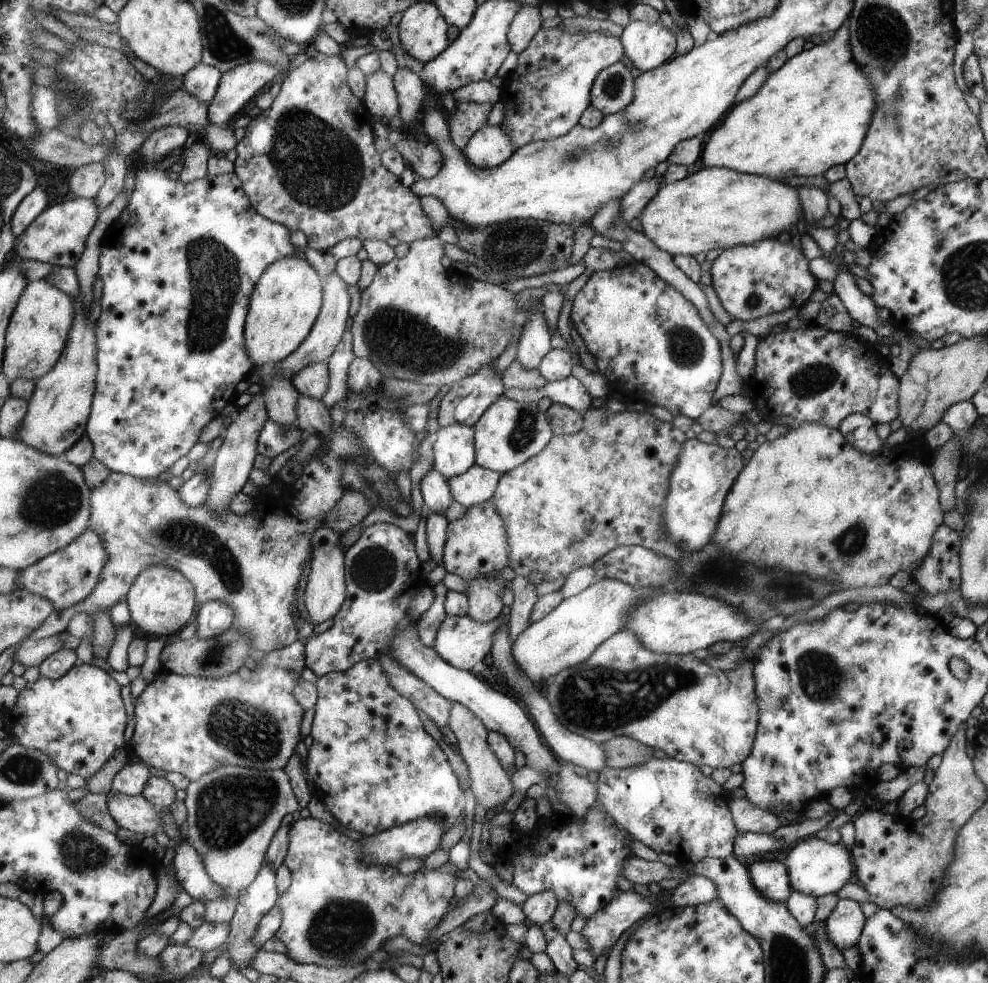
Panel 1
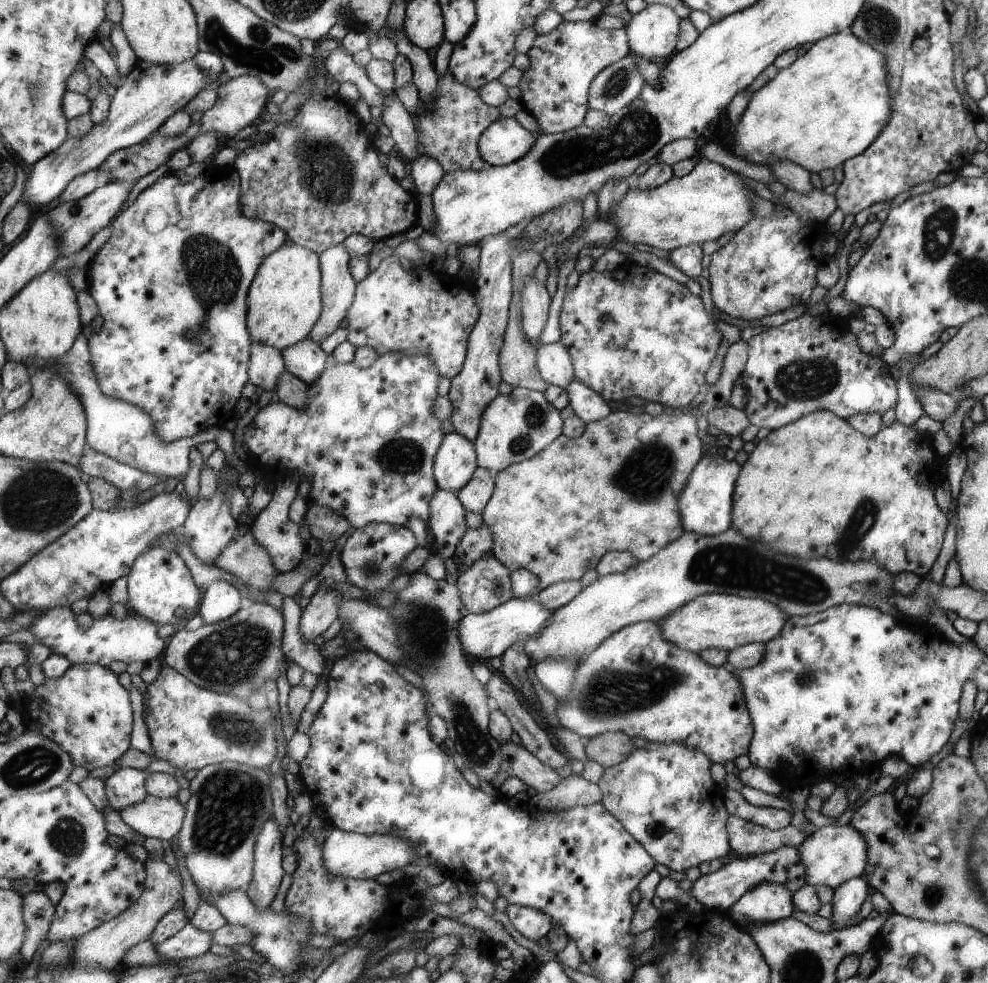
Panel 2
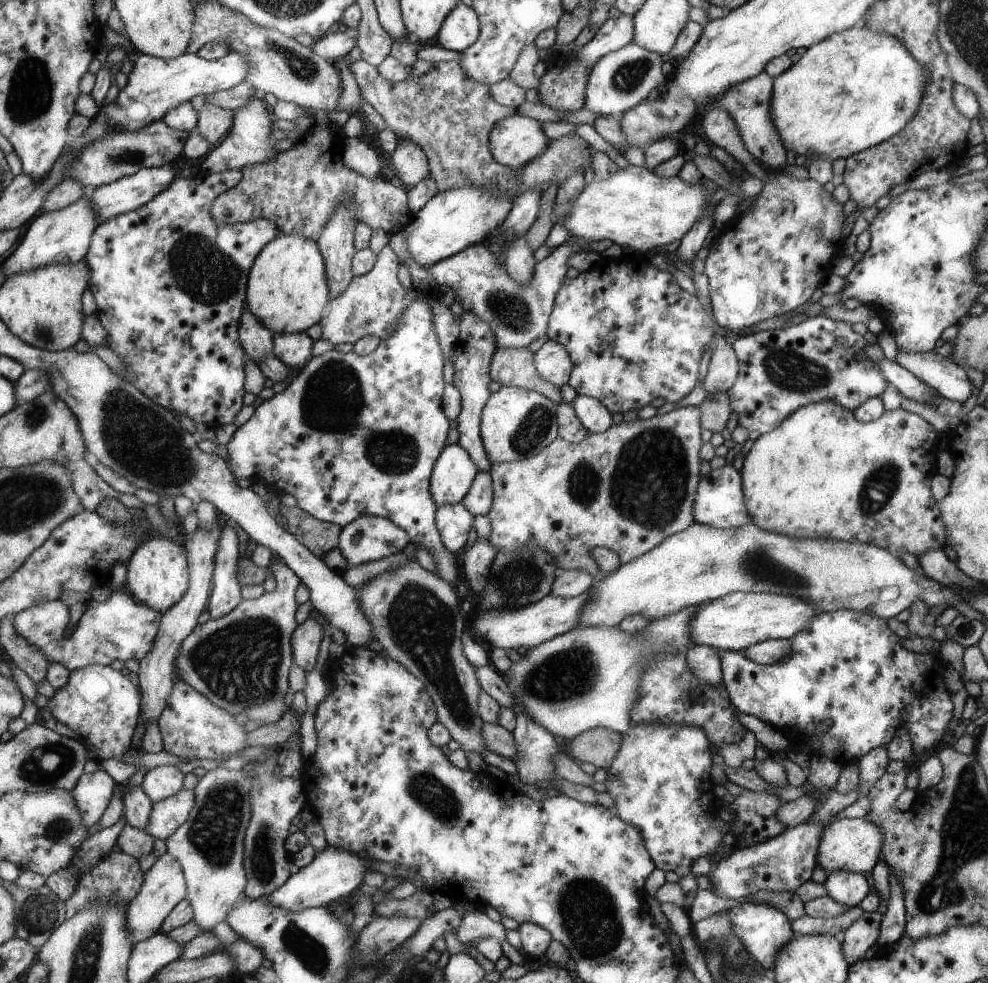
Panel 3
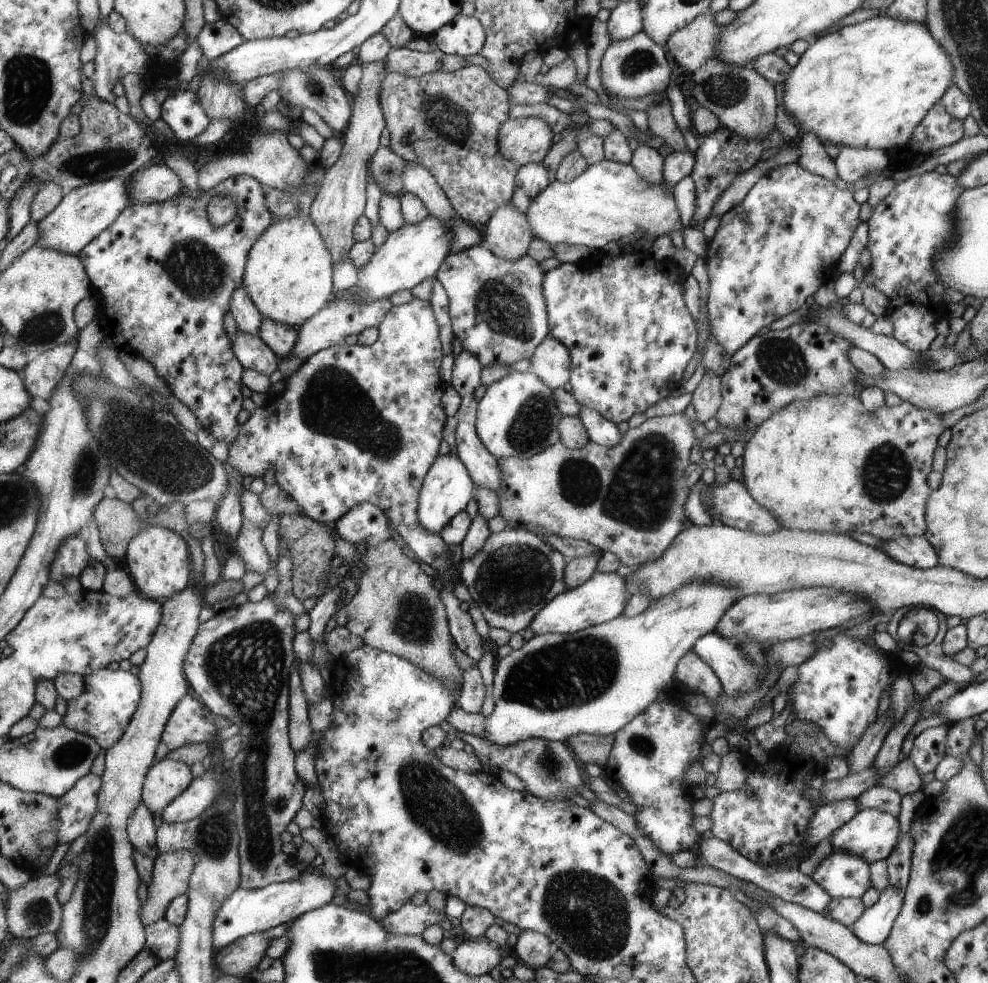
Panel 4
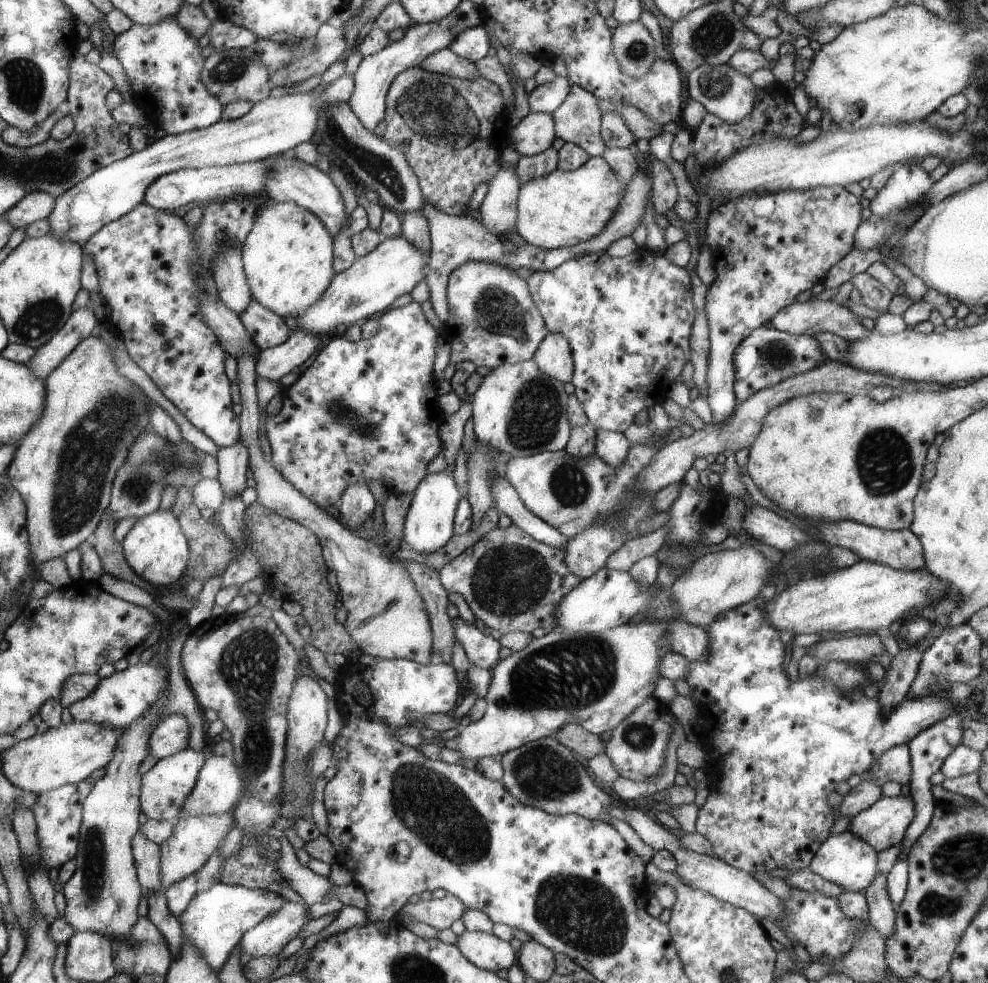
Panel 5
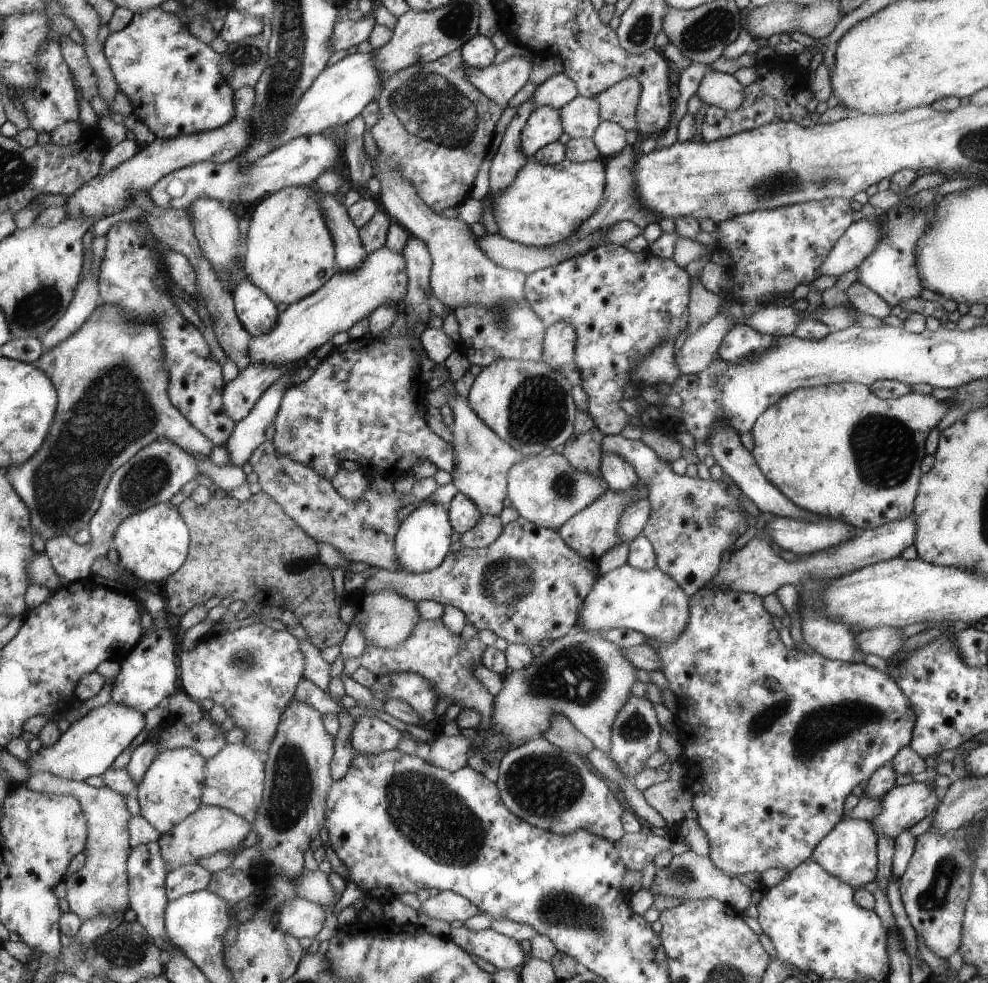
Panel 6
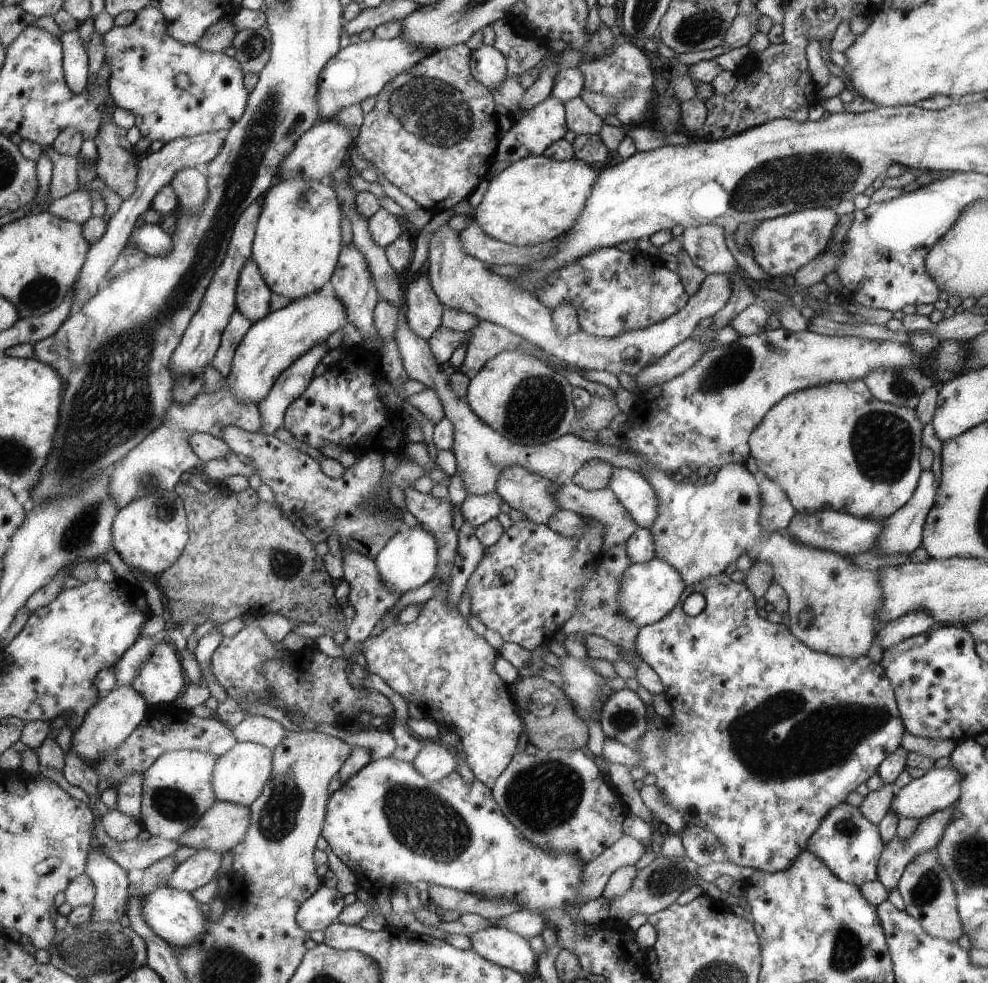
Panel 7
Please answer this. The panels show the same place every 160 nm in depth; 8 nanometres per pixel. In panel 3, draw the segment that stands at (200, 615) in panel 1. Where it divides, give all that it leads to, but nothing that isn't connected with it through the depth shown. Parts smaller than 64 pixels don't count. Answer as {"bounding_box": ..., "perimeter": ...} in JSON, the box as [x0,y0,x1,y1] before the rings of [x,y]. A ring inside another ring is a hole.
{"bounding_box":[207,518,243,619],"perimeter":[[[228,518],[226,521],[227,524],[223,527],[221,541],[217,548],[216,572],[207,609],[212,619],[227,616],[243,602],[242,585],[238,580],[241,540],[237,536],[235,524]]]}

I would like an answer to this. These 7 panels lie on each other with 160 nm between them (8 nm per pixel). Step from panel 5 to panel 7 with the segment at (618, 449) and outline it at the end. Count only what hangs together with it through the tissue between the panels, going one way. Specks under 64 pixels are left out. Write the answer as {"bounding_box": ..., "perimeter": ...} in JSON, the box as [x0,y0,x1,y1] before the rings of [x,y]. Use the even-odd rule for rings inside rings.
{"bounding_box":[608,467,659,529],"perimeter":[[[613,467],[608,488],[623,506],[628,516],[641,529],[649,529],[657,518],[659,500],[653,486],[639,473],[631,469]]]}

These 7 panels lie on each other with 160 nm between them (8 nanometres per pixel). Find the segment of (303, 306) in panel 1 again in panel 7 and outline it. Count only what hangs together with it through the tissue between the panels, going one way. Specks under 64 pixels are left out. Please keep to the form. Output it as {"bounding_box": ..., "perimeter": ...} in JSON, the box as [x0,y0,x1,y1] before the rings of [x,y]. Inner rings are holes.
{"bounding_box":[252,177,344,302],"perimeter":[[[300,177],[281,179],[279,184],[268,191],[256,230],[252,256],[261,266],[261,272],[264,273],[273,293],[278,293],[293,302],[320,291],[327,282],[332,281],[341,252],[344,251],[341,213],[343,214],[339,196],[326,180]]]}

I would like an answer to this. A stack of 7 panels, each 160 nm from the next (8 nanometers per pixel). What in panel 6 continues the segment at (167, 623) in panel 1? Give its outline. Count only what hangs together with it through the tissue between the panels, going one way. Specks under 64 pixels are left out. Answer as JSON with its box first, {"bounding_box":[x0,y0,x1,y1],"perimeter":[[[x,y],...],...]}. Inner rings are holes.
{"bounding_box":[113,502,192,582],"perimeter":[[[171,502],[155,504],[147,510],[125,518],[115,532],[113,547],[120,557],[119,562],[135,576],[147,582],[166,581],[188,560],[192,535]]]}

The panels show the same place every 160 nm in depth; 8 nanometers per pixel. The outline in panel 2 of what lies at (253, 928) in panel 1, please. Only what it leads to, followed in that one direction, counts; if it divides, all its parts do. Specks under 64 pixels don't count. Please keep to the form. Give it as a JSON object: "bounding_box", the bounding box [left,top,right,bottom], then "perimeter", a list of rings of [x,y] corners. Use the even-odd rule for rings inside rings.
{"bounding_box":[247,818,285,911],"perimeter":[[[274,818],[269,819],[263,827],[256,844],[256,867],[254,877],[247,891],[251,900],[262,911],[269,909],[285,876],[284,856],[279,823]]]}

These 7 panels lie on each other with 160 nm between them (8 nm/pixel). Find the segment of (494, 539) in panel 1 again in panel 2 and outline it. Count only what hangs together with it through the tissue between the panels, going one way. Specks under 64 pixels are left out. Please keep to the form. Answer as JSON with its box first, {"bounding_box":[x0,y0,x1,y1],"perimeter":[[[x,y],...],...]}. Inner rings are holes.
{"bounding_box":[453,522,494,572],"perimeter":[[[482,522],[478,528],[468,528],[464,537],[457,545],[456,553],[453,556],[457,572],[467,572],[478,560],[485,557],[493,557],[494,536],[492,528]]]}

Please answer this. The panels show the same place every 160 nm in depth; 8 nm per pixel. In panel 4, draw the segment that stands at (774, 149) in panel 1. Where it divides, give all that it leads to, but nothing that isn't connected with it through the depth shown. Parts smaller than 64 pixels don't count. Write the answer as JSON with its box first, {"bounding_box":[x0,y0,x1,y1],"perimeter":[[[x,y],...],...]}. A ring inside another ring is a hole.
{"bounding_box":[782,14,955,150],"perimeter":[[[880,14],[853,26],[843,26],[810,42],[782,83],[783,108],[795,124],[800,123],[803,133],[815,132],[821,143],[891,150],[909,142],[917,124],[928,115],[929,108],[954,84],[955,74],[948,49],[932,36],[923,21],[919,24]]]}

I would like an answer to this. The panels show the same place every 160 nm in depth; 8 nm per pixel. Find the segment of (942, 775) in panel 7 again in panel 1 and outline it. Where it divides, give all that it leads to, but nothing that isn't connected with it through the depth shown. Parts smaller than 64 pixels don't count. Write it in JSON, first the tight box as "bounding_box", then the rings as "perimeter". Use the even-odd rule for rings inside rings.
{"bounding_box":[785,836,855,899],"perimeter":[[[814,836],[805,837],[796,841],[785,858],[790,890],[812,896],[814,899],[827,893],[836,893],[855,877],[851,852],[848,852],[841,842],[831,844]]]}

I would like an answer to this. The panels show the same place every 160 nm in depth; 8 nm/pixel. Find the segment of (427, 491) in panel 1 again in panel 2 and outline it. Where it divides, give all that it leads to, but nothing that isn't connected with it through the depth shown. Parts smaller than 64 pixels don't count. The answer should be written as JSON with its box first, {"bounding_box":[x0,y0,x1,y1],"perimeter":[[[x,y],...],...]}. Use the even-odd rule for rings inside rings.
{"bounding_box":[428,489,467,560],"perimeter":[[[437,489],[436,495],[432,498],[432,515],[428,522],[430,527],[431,536],[435,546],[437,546],[436,555],[441,560],[447,560],[447,558],[453,558],[456,553],[457,545],[460,544],[461,539],[467,532],[467,522],[465,522],[466,508],[461,502],[457,493],[446,491],[445,489]]]}

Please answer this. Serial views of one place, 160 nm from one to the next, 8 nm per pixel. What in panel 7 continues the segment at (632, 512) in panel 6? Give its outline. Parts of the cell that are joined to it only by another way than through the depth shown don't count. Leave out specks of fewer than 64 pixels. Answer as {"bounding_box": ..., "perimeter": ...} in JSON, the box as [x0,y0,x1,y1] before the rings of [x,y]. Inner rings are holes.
{"bounding_box":[555,480,638,552],"perimeter":[[[567,480],[555,493],[555,500],[561,510],[575,512],[583,518],[595,518],[603,524],[606,534],[602,552],[615,544],[625,544],[627,538],[635,532],[635,528],[638,528],[615,499],[611,488],[585,491]]]}

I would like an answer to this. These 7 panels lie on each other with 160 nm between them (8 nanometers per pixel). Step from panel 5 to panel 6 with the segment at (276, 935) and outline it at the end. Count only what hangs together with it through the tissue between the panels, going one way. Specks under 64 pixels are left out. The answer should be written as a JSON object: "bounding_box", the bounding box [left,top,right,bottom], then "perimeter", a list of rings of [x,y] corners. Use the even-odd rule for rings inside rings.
{"bounding_box":[277,897,327,939],"perimeter":[[[297,897],[281,904],[281,912],[277,912],[277,924],[291,936],[314,939],[325,926],[327,910],[319,902],[311,902]]]}

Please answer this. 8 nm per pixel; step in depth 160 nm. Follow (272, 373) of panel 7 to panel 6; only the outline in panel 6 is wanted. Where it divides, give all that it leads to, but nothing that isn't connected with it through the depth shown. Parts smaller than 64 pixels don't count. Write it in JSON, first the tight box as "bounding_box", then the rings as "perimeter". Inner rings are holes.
{"bounding_box":[249,246,409,366],"perimeter":[[[385,246],[369,254],[361,268],[353,272],[337,272],[325,287],[283,310],[271,332],[255,336],[249,342],[251,362],[273,366],[301,362],[331,341],[335,334],[351,330],[363,318],[369,319],[383,304],[403,306],[409,283],[407,271],[405,256]]]}

